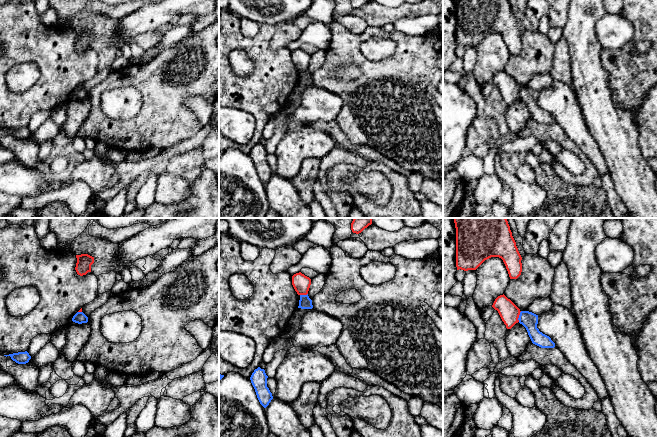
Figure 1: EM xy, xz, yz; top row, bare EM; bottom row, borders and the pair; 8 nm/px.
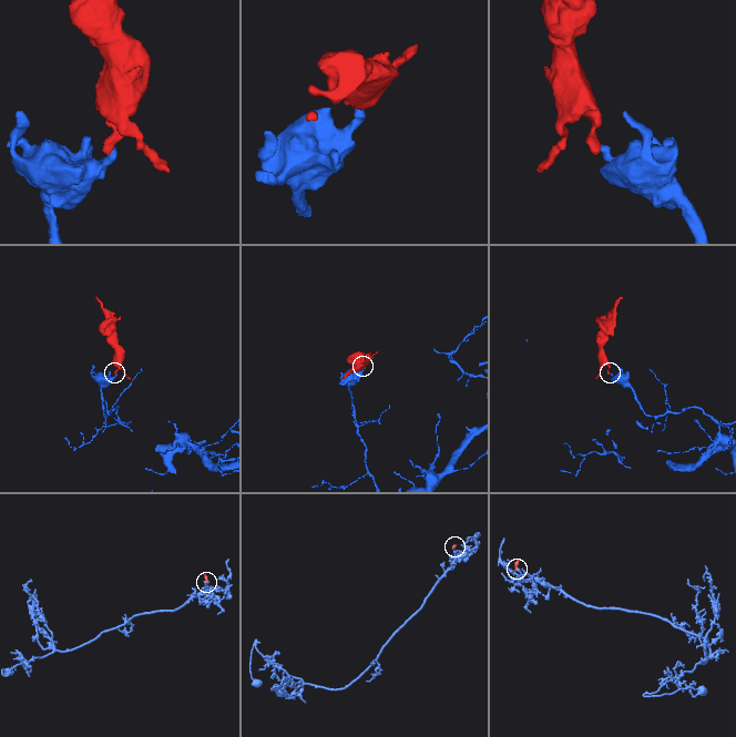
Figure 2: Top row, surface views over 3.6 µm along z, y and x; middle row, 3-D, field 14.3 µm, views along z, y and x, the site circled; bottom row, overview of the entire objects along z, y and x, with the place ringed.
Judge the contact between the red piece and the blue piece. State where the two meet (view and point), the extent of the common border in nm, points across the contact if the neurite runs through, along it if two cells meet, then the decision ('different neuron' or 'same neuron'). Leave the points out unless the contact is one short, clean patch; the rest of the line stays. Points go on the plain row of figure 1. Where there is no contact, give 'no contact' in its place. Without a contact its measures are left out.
meets red in yz at (518, 92); contact 90 nm long; border along yz (521, 87), (518, 97); different neuron

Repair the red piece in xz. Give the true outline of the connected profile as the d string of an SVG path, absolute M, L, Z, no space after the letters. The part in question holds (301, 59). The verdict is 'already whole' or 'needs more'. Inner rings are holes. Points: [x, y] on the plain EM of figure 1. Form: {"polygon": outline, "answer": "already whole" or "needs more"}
{"polygon": "M299 48L292 52L292 61L298 71L307 71L311 61L311 55Z", "answer": "already whole"}

